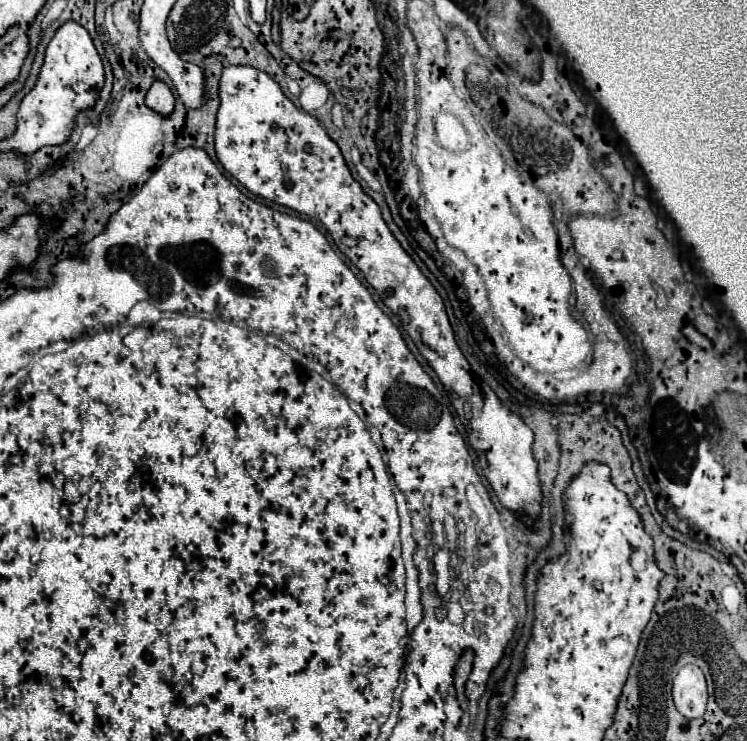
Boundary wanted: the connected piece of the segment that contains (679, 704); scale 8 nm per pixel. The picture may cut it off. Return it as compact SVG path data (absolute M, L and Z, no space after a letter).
M687 664L673 682L675 708L687 718L701 718L707 706L707 682L699 666Z

